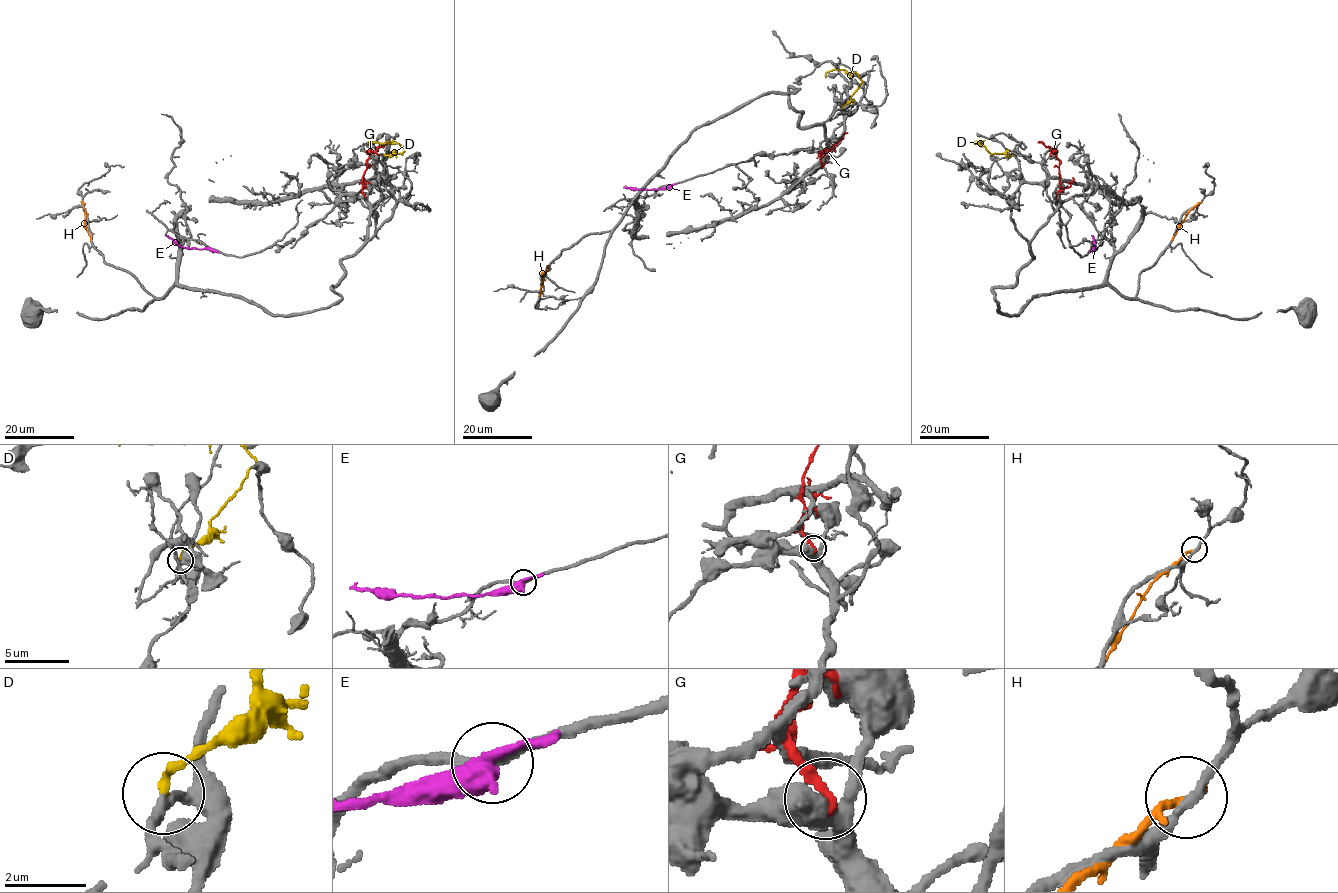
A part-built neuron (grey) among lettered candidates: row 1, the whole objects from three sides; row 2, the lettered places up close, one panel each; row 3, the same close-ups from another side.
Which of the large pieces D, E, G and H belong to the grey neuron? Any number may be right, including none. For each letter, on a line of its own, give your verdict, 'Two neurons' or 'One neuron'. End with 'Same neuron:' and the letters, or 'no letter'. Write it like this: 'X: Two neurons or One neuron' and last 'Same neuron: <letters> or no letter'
D: One neuron
E: Two neurons
G: Two neurons
H: Two neurons
Same neuron: D

